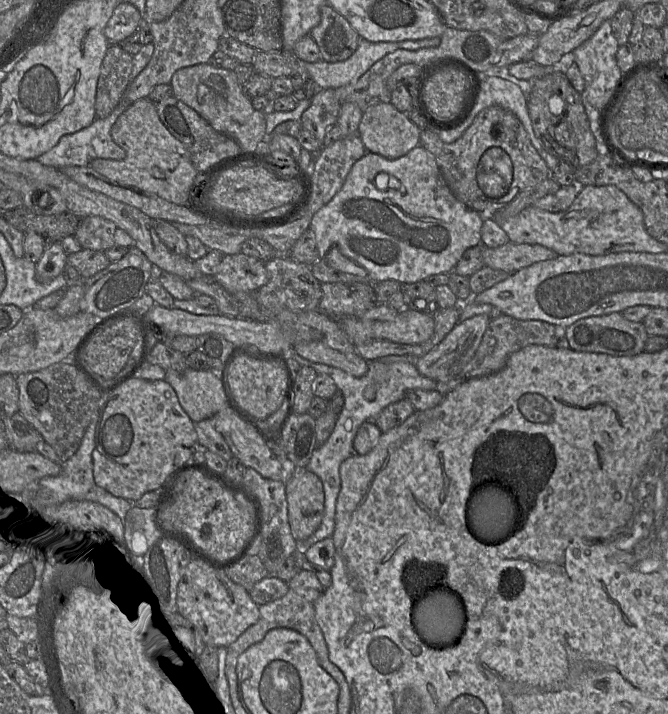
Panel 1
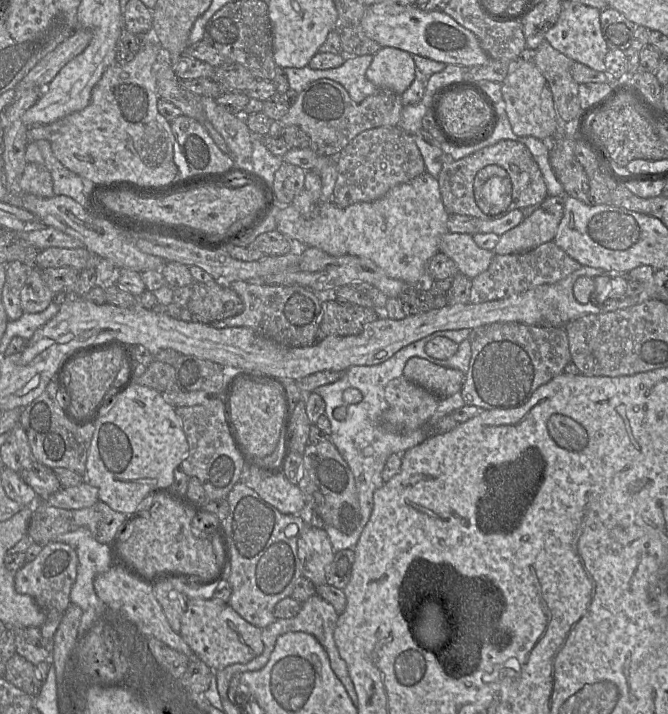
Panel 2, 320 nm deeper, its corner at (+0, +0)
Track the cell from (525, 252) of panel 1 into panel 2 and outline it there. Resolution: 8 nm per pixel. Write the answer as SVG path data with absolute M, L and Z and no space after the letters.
M446 233L442 236L439 252L446 254L457 265L459 273L473 279L490 266L495 252L479 247L473 234Z

